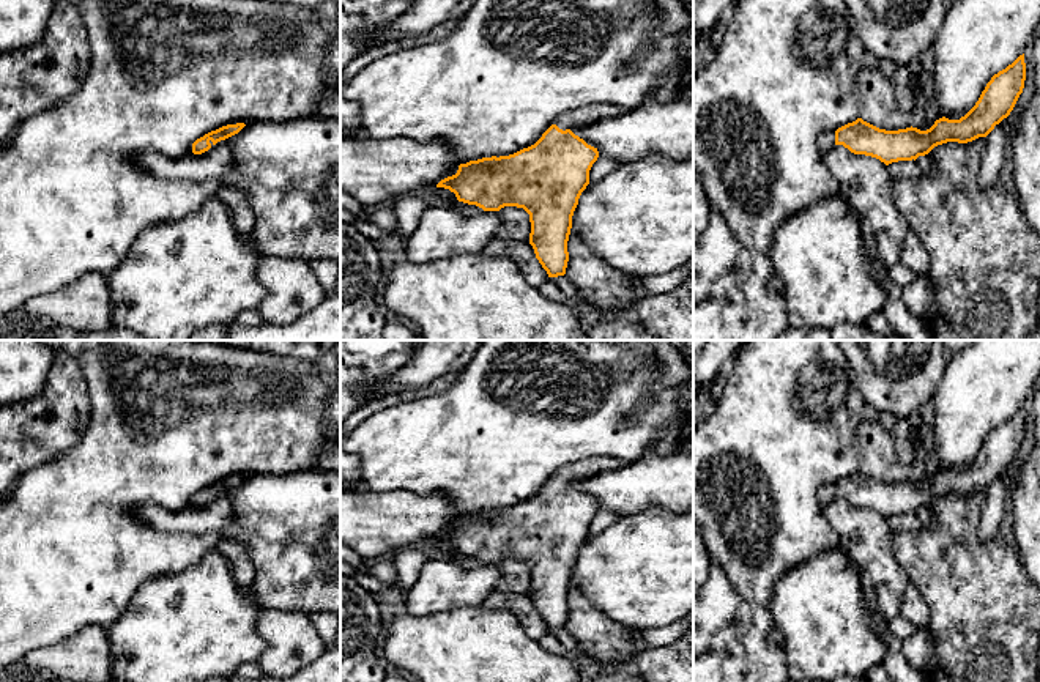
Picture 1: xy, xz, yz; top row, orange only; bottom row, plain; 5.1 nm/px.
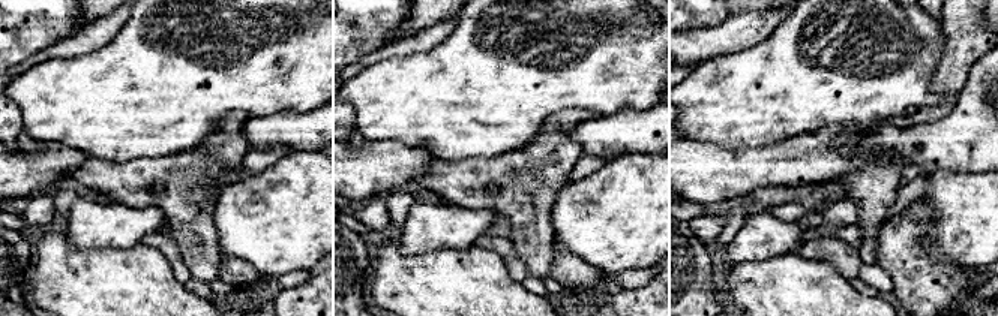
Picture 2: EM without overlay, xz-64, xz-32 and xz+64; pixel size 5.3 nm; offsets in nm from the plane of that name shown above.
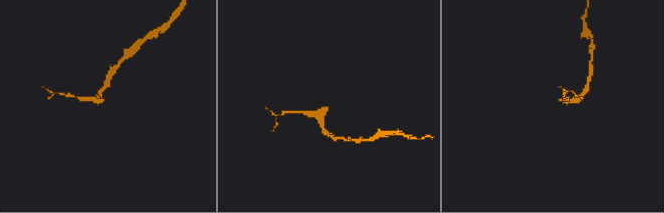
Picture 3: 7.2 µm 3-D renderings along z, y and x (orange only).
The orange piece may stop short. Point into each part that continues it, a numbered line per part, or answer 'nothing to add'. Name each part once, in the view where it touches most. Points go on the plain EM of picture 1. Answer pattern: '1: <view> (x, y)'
1: xz (588, 467)

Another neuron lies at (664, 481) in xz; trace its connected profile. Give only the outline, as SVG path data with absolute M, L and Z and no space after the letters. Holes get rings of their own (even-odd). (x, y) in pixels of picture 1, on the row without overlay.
M693 384L681 400L687 424L671 452L646 450L619 469L572 482L599 504L599 509L630 517L652 509L671 513L693 510Z

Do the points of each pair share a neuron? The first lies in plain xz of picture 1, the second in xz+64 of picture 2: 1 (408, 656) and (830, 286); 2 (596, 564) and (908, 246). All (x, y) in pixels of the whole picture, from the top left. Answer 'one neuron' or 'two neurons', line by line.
1: one neuron
2: two neurons

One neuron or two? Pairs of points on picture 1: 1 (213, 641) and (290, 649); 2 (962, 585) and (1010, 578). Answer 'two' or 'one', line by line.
1: two
2: one

